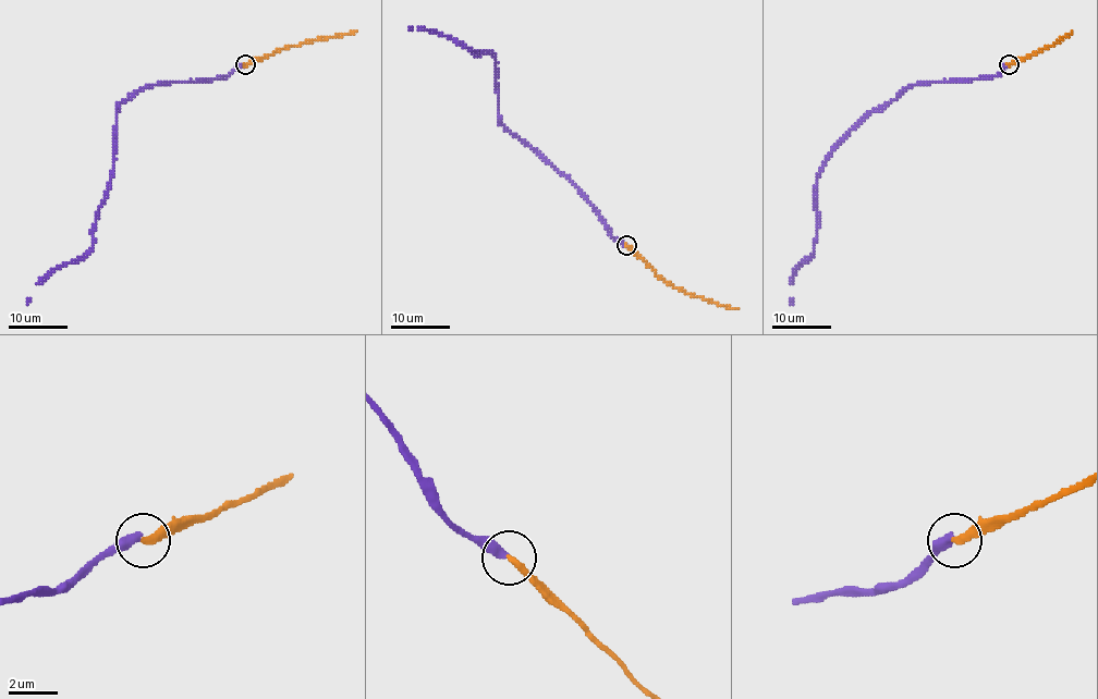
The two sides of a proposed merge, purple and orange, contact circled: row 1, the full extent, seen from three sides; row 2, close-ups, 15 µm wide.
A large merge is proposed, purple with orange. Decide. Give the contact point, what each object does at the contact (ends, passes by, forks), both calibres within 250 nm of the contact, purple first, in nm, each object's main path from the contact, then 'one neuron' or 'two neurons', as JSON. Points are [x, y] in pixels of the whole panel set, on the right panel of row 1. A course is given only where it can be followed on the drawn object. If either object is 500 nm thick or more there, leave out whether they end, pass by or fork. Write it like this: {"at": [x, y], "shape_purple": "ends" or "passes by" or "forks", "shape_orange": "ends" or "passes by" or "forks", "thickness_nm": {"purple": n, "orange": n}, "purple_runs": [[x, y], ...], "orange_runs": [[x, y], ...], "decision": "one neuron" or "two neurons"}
{"at": [1009, 64], "shape_purple": "ends", "shape_orange": "ends", "thickness_nm": {"purple": 400, "orange": 300}, "purple_runs": [[1009, 64], [972, 80], [906, 87], [870, 110], [817, 179], [814, 247], [795, 269], [792, 304]], "orange_runs": [[1009, 64], [1049, 47], [1071, 32]], "decision": "two neurons"}

